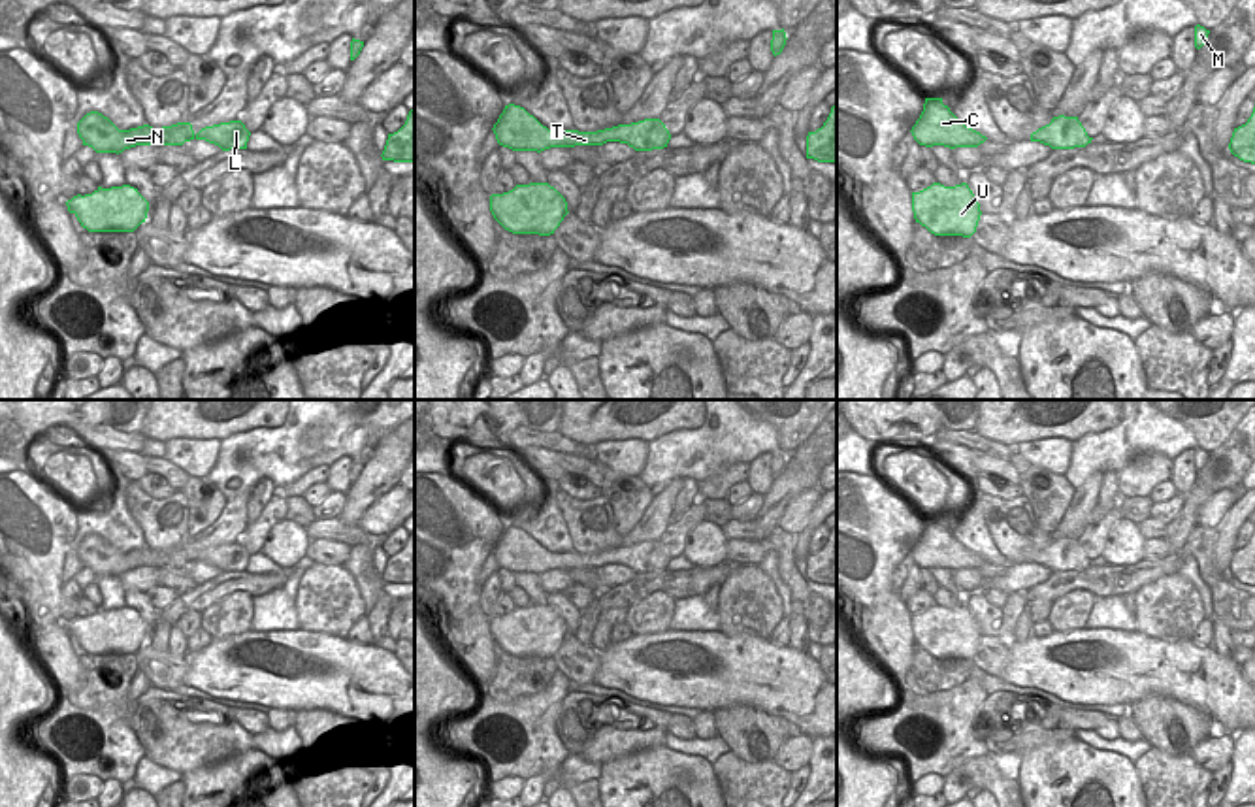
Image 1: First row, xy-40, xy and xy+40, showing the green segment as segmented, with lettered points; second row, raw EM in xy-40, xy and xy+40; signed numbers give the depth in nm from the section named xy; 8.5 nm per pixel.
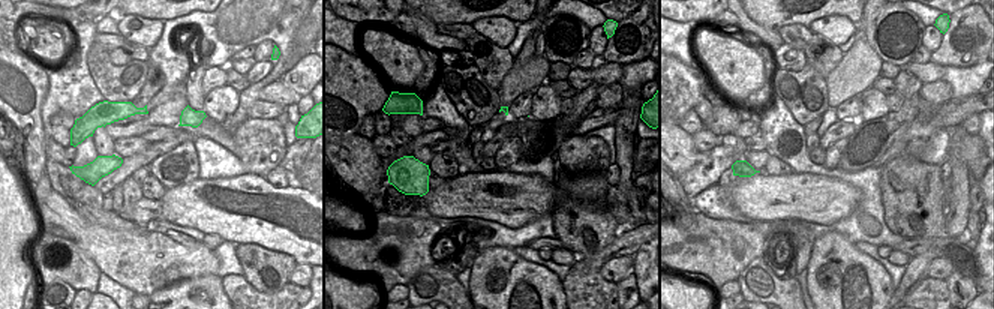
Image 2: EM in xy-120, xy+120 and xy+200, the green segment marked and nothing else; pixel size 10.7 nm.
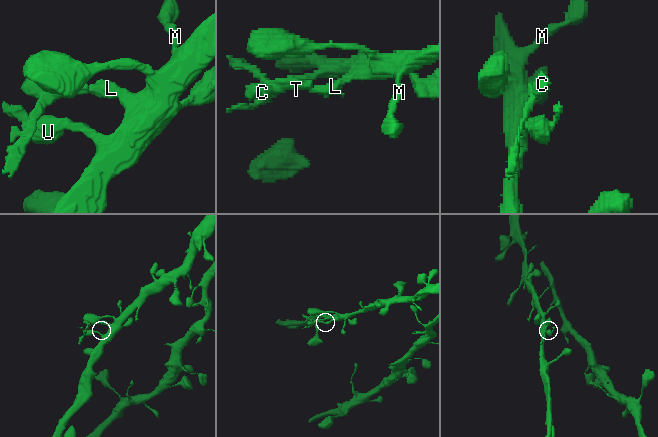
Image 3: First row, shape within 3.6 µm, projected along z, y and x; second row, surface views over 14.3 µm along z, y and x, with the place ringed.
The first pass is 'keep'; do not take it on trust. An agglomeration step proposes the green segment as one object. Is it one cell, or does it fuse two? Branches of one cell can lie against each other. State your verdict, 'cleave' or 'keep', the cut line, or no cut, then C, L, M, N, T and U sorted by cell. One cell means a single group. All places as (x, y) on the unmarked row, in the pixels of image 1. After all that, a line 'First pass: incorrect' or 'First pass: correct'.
cleave; cut in xy along (613, 549), (620, 564); C N T / L M U
First pass: incorrect

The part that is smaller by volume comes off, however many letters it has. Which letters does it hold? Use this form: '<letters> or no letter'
C, N, T

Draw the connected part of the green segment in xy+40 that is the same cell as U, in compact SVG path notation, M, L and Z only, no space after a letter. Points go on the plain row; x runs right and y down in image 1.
M967 605L931 609L912 615L912 634L916 645L935 658L970 660L980 643L980 626Z

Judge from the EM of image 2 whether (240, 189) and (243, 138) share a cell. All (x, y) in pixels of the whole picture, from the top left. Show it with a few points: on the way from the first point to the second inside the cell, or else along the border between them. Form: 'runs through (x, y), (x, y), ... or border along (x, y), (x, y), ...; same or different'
border along (248, 173), (264, 177); different

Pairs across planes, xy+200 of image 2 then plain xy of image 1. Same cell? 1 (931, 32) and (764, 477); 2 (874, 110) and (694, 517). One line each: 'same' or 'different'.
1: same
2: different

